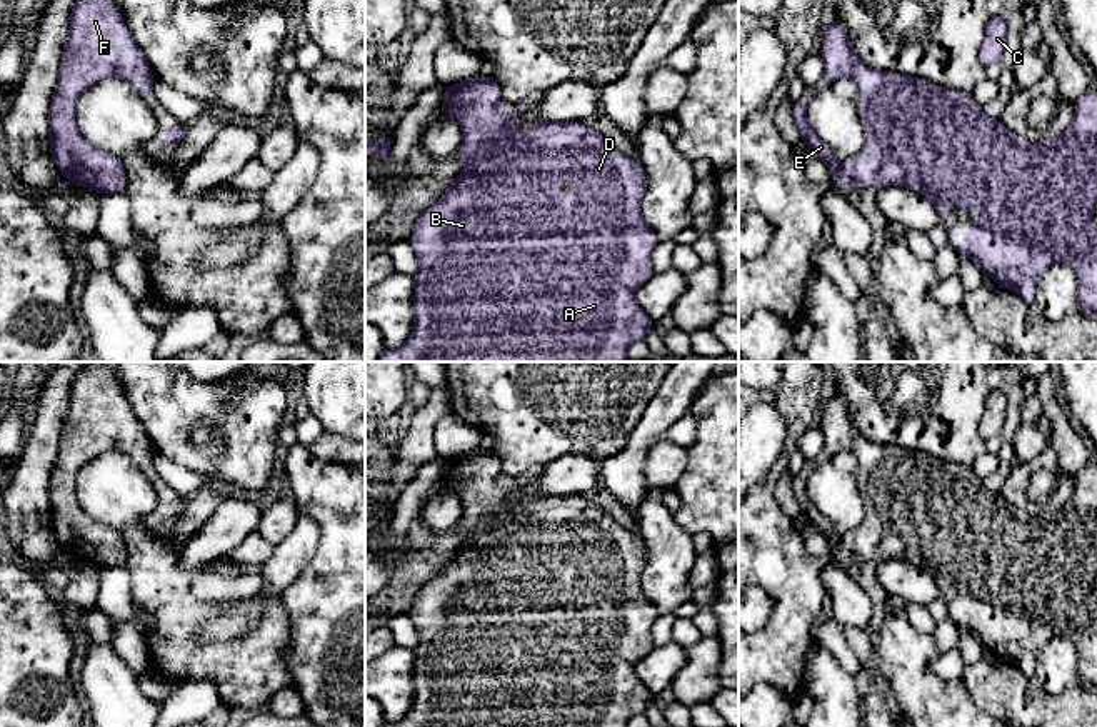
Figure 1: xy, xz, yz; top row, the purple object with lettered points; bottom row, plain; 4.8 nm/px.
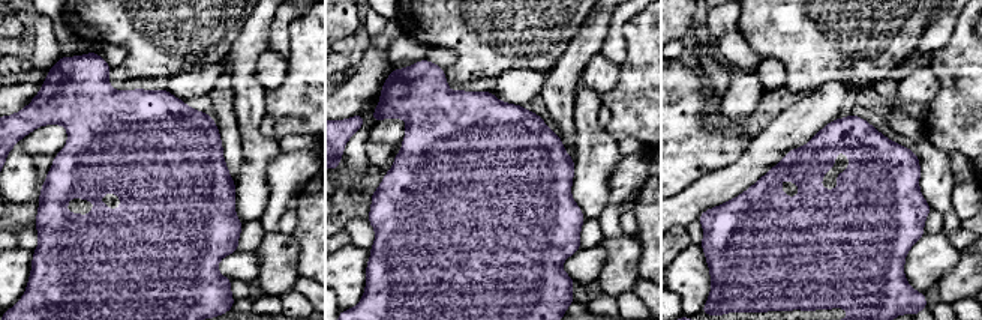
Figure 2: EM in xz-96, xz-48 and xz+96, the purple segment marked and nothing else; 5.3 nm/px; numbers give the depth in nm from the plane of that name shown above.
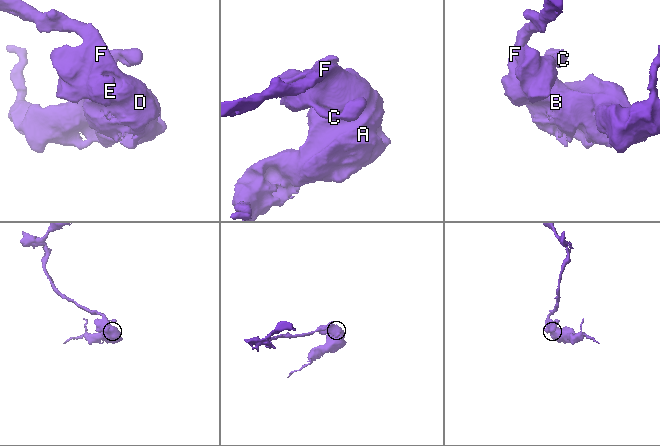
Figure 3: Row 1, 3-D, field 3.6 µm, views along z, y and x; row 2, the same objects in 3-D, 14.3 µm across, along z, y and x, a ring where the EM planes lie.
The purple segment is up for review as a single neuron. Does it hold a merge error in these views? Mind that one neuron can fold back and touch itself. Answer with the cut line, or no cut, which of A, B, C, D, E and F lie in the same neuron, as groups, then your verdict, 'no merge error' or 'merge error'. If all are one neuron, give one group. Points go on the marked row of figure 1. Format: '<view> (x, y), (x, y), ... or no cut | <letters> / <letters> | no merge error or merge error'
no cut | A B C D E F | no merge error

